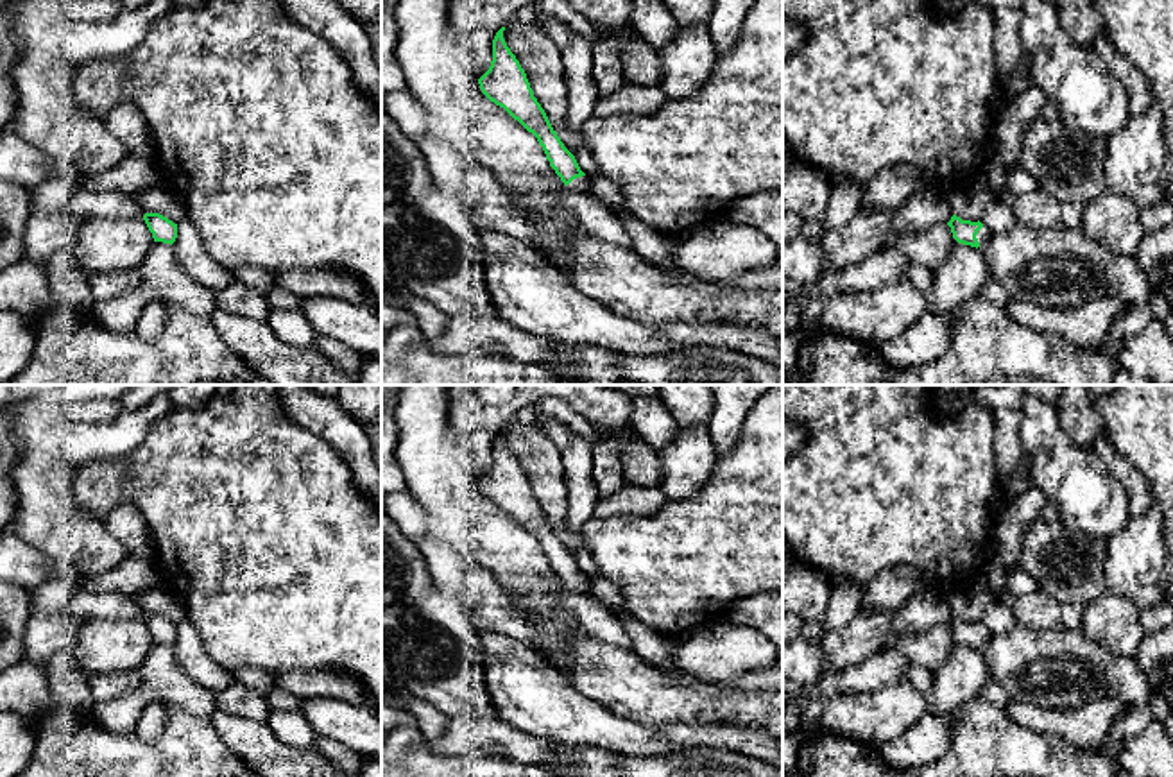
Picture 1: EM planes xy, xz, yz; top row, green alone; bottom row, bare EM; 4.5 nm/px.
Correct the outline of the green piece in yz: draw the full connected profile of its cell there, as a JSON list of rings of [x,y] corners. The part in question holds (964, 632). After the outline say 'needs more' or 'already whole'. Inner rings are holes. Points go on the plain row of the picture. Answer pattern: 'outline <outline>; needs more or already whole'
outline [[[953,616],[947,627],[951,628],[953,639],[958,645],[971,646],[976,650],[992,637],[992,634],[980,621],[971,623]]]; needs more

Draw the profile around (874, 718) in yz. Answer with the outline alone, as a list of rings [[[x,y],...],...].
[[[903,680],[874,693],[843,693],[831,698],[820,725],[826,732],[881,747],[919,723],[926,713],[926,695]]]

